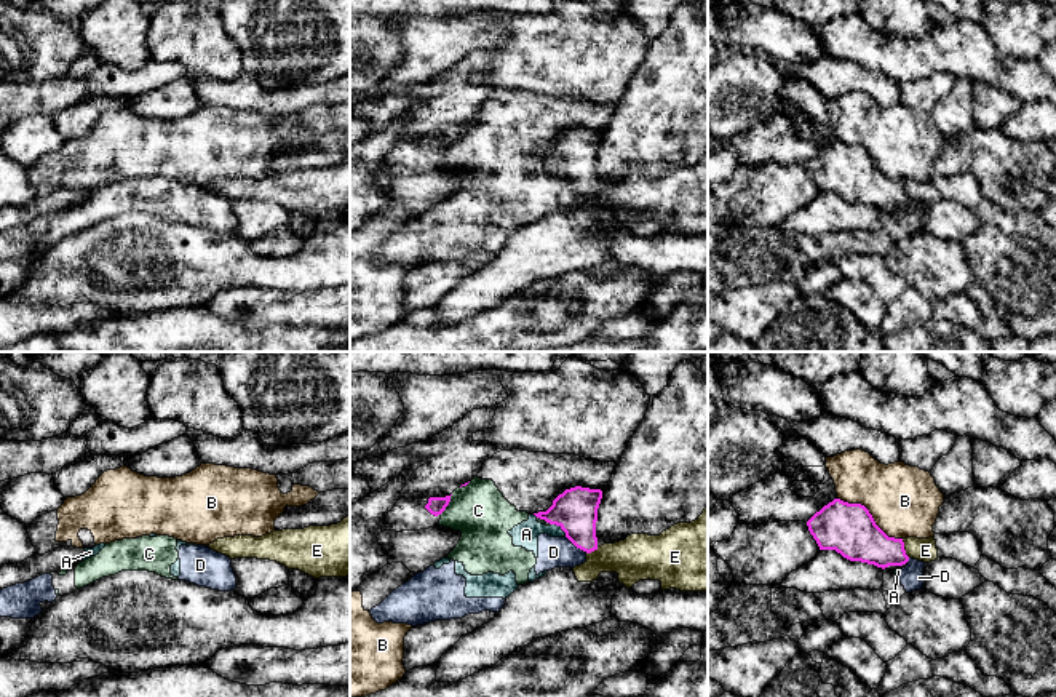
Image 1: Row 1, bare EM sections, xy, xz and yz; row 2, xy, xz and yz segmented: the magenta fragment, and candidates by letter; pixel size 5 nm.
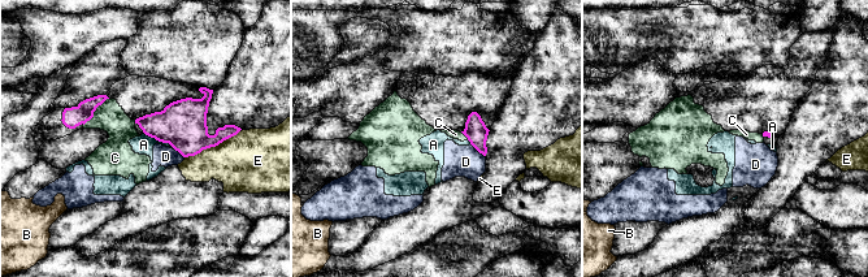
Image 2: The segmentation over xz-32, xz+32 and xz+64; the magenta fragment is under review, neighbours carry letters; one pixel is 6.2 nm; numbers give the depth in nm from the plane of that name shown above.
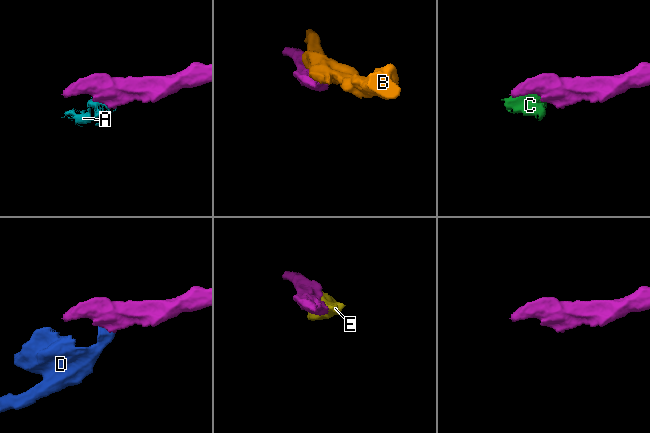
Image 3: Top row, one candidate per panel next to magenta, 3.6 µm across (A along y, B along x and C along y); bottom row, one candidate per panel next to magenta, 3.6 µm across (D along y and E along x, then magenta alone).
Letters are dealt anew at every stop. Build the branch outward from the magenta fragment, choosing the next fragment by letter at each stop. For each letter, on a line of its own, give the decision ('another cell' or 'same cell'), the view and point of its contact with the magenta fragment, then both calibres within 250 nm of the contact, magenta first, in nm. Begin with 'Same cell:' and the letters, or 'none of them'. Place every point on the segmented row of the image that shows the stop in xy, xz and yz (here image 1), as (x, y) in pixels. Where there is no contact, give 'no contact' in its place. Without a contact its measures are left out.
Same cell: none of them
A: another cell; meets magenta in xz at (561, 528); 220 nm thick on the magenta side, 130 nm on the other
B: another cell; meets magenta in yz at (871, 515); 260 nm thick on the magenta side, 360 nm on the other
C: another cell; meets magenta in xz at (448, 504); 90 nm thick on the magenta side, 280 nm on the other
D: another cell; meets magenta in xz at (577, 547); 220 nm thick on the magenta side, 160 nm on the other
E: another cell; meets magenta in yz at (903, 549); 240 nm thick on the magenta side, 120 nm on the other

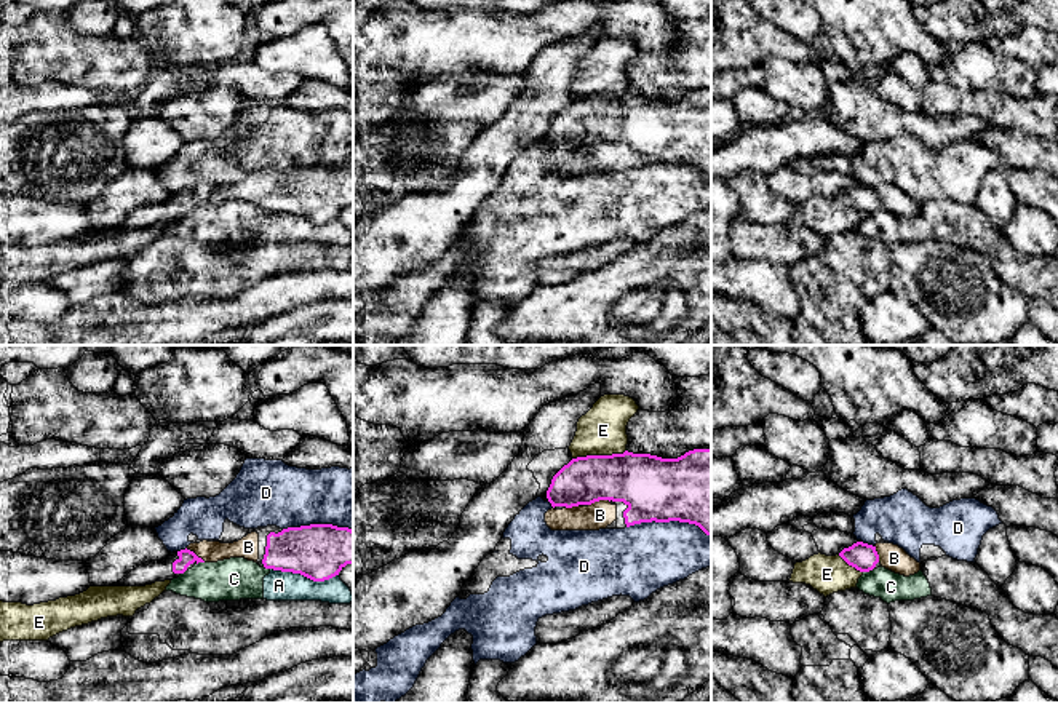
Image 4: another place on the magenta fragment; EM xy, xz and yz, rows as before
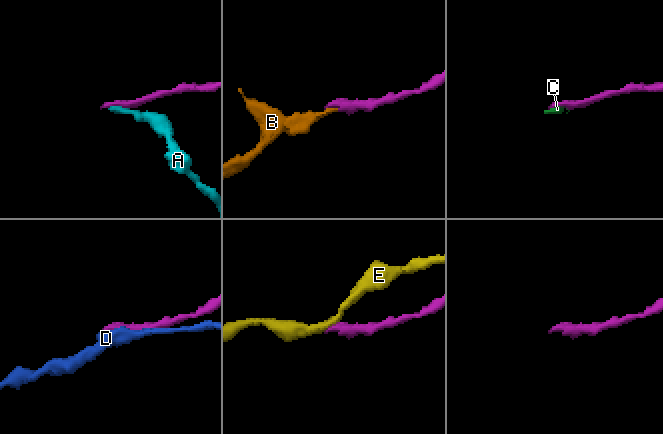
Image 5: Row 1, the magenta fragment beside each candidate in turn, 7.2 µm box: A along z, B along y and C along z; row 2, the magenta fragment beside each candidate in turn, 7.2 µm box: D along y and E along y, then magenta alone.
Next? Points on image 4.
Same cell: B
A: another cell; meets magenta in xy at (304, 575); 280 nm thick on the magenta side, 150 nm on the other
B: same cell; meets magenta in xz at (598, 500); 280 nm thick on the magenta side, 140 nm on the other
C: another cell; meets magenta in yz at (868, 571); 140 nm thick on the magenta side, 150 nm on the other
D: another cell; meets magenta in xz at (668, 521); 380 nm thick on the magenta side, 360 nm on the other
E: another cell; meets magenta in xz at (598, 456); 280 nm thick on the magenta side, 240 nm on the other

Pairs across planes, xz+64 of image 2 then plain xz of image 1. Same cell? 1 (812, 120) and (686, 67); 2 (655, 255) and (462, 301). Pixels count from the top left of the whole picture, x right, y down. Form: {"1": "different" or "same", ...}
{"1": "same", "2": "same"}

